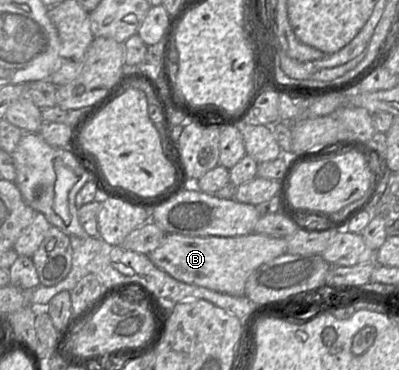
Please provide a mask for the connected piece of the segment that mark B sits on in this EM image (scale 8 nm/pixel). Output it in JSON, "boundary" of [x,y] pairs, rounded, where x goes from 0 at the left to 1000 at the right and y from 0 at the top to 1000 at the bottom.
{"boundary":[[[419,630],[371,697],[434,751],[544,789],[609,800],[627,741],[659,711],[717,684],[717,649],[649,630],[589,641],[469,638]]]}

